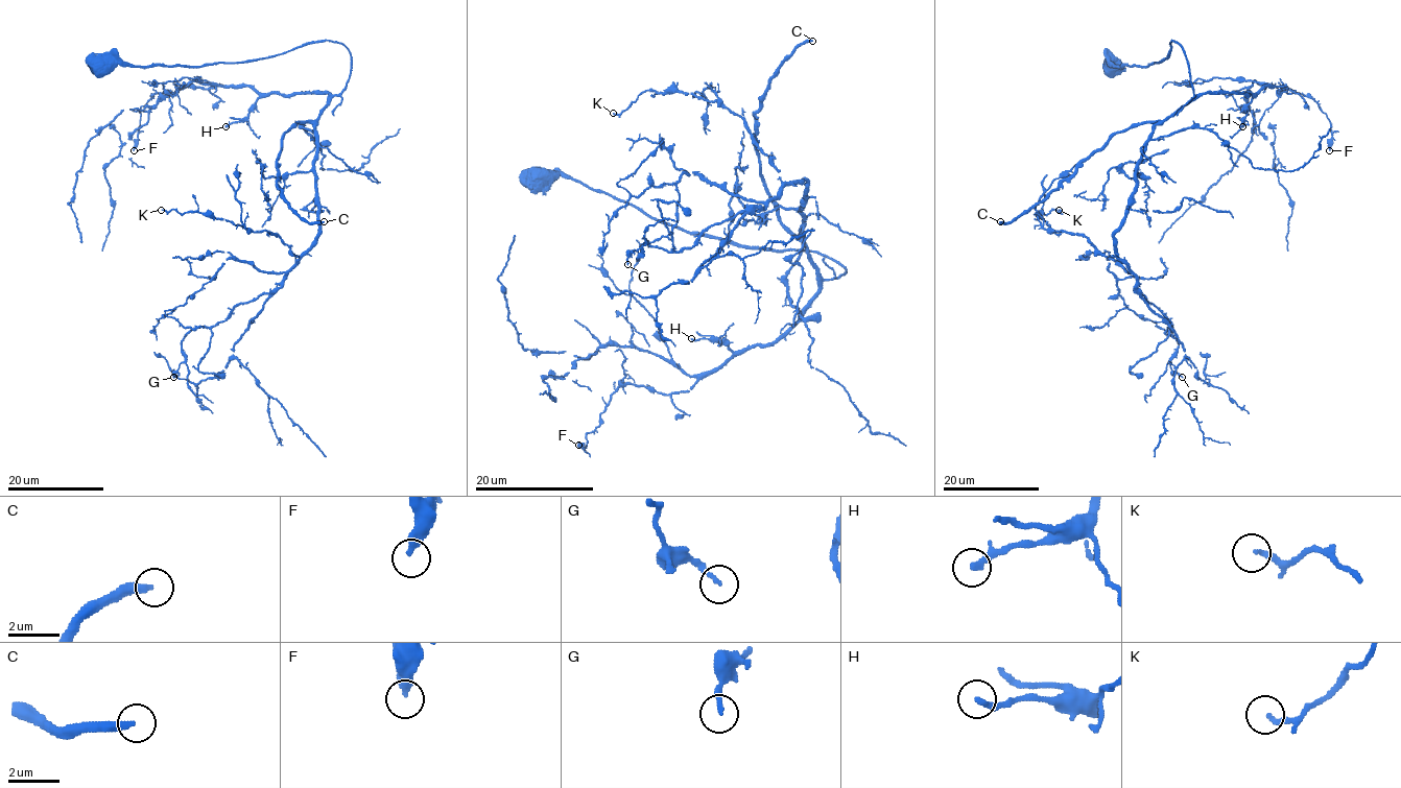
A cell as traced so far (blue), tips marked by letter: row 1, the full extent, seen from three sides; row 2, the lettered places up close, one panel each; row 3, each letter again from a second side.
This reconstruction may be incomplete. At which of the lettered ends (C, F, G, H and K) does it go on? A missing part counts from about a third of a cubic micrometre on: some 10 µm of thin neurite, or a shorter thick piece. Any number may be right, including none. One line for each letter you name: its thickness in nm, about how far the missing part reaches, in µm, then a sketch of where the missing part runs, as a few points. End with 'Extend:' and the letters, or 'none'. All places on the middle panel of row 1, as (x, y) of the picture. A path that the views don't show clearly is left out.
C: 320 nm thick; about 80 µm are missing
Extend: C

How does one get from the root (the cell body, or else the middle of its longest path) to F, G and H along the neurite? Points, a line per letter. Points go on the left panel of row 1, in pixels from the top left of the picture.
F: (97, 69), (237, 63), (323, 41), (350, 53), (334, 95), (156, 93), (134, 150)
G: (97, 69), (323, 41), (351, 56), (317, 119), (317, 242), (272, 290), (192, 328), (173, 377)
H: (97, 69), (237, 63), (323, 41), (349, 50), (350, 78), (338, 94), (268, 94), (226, 126)

